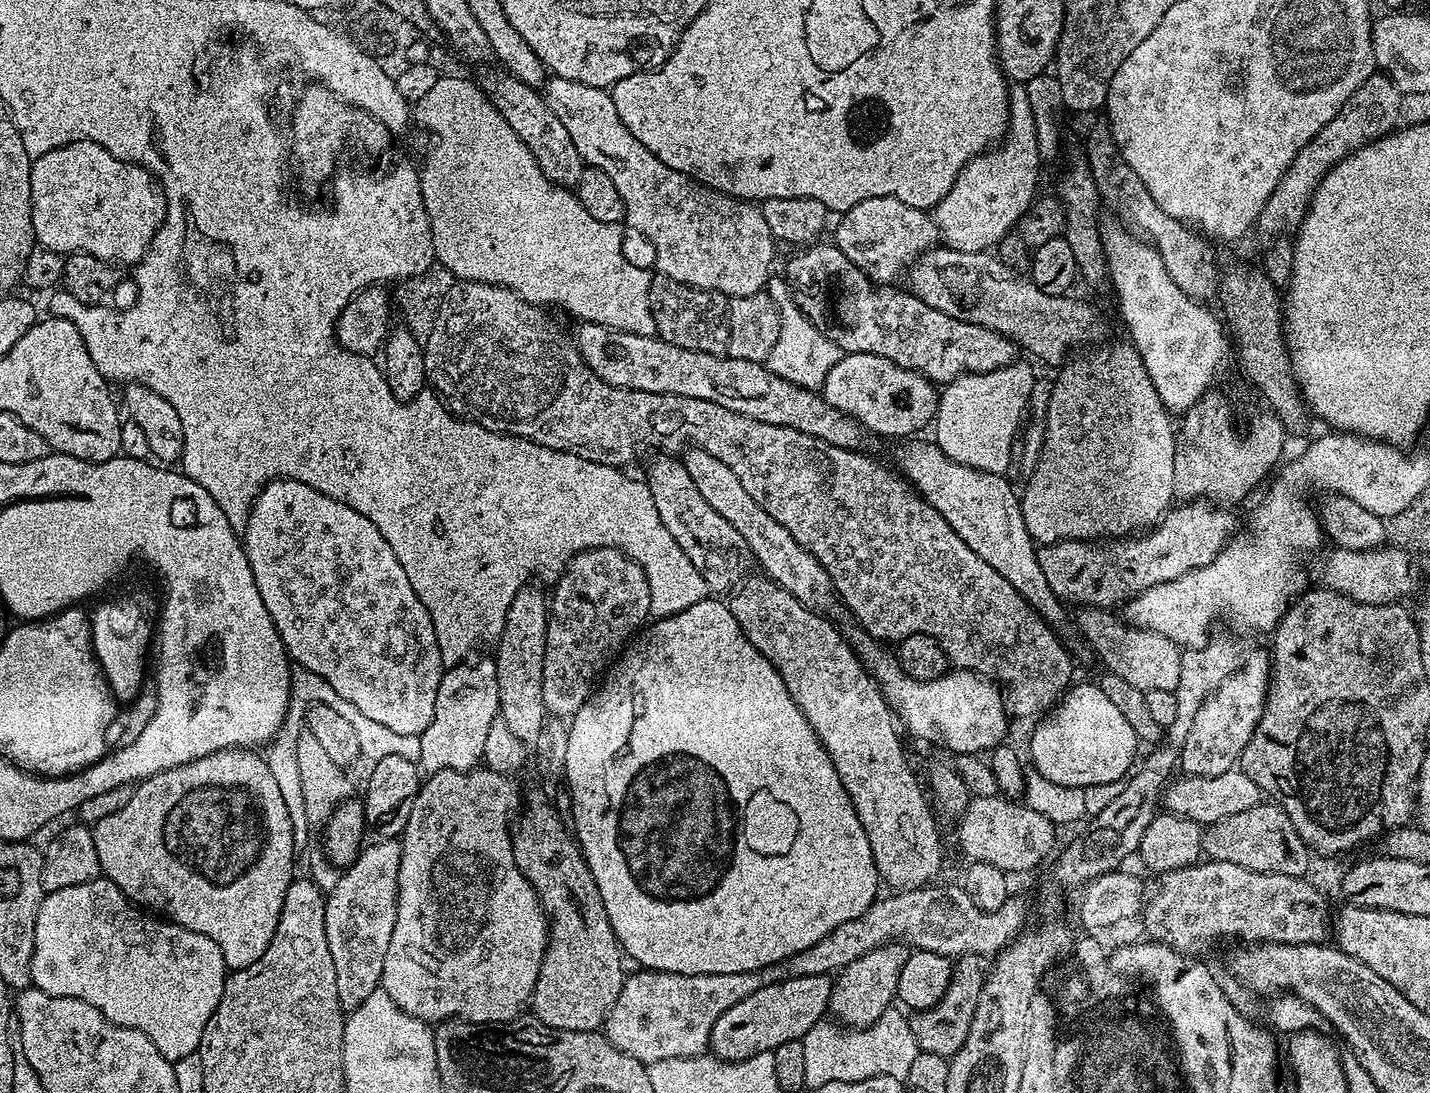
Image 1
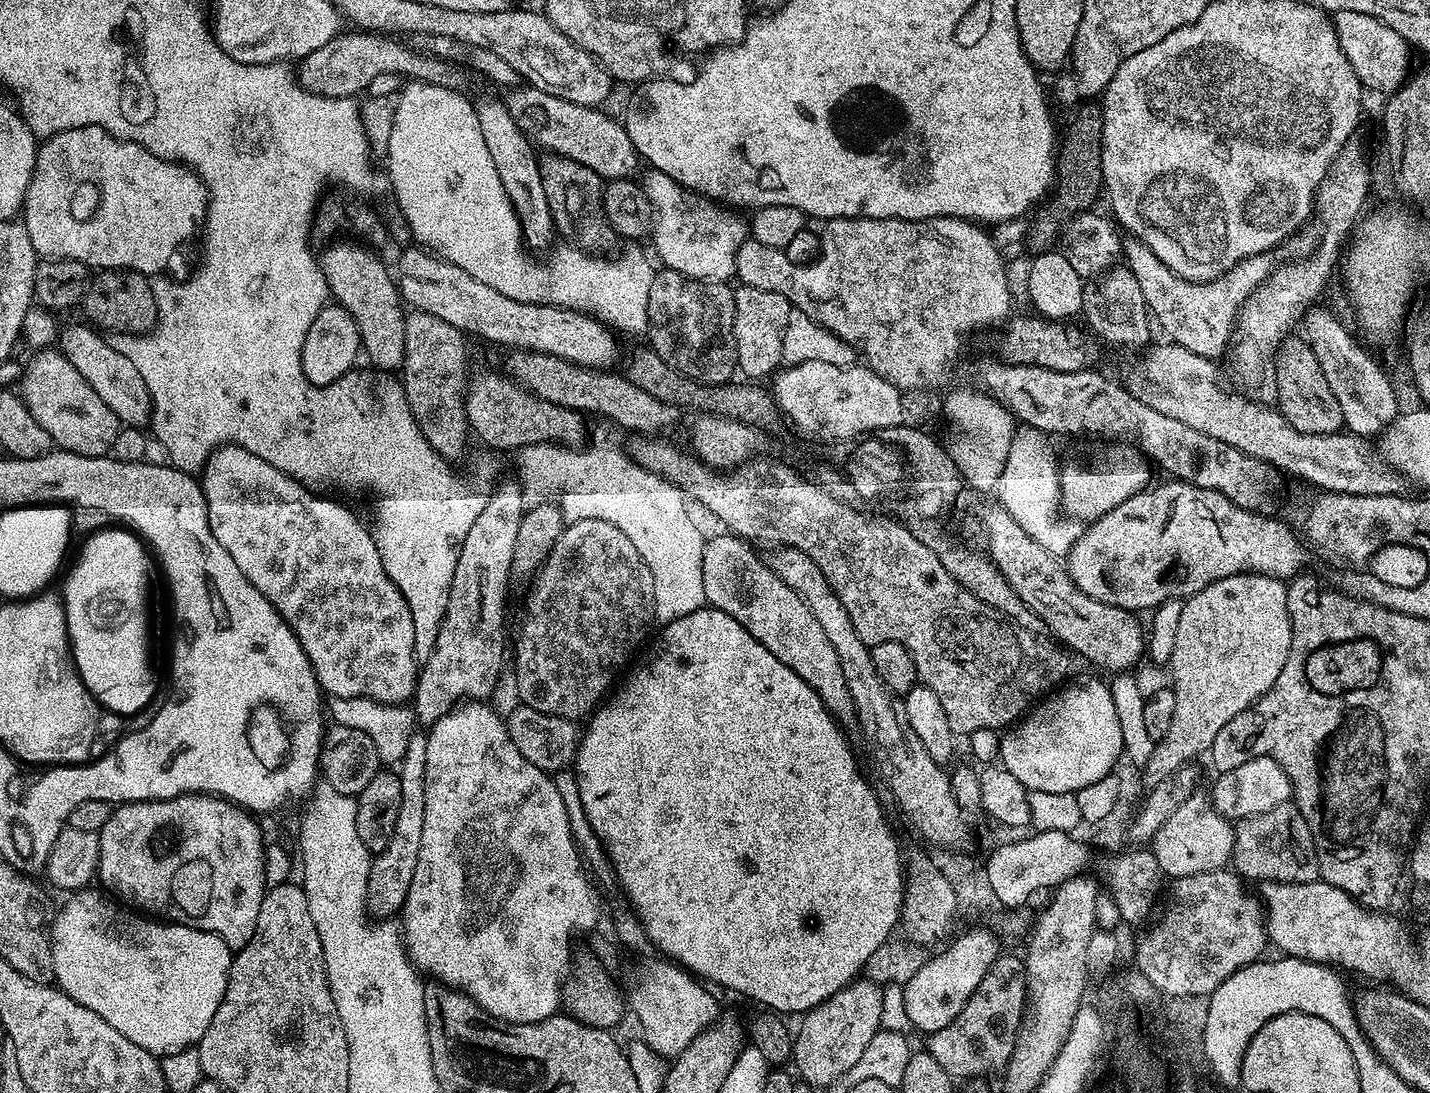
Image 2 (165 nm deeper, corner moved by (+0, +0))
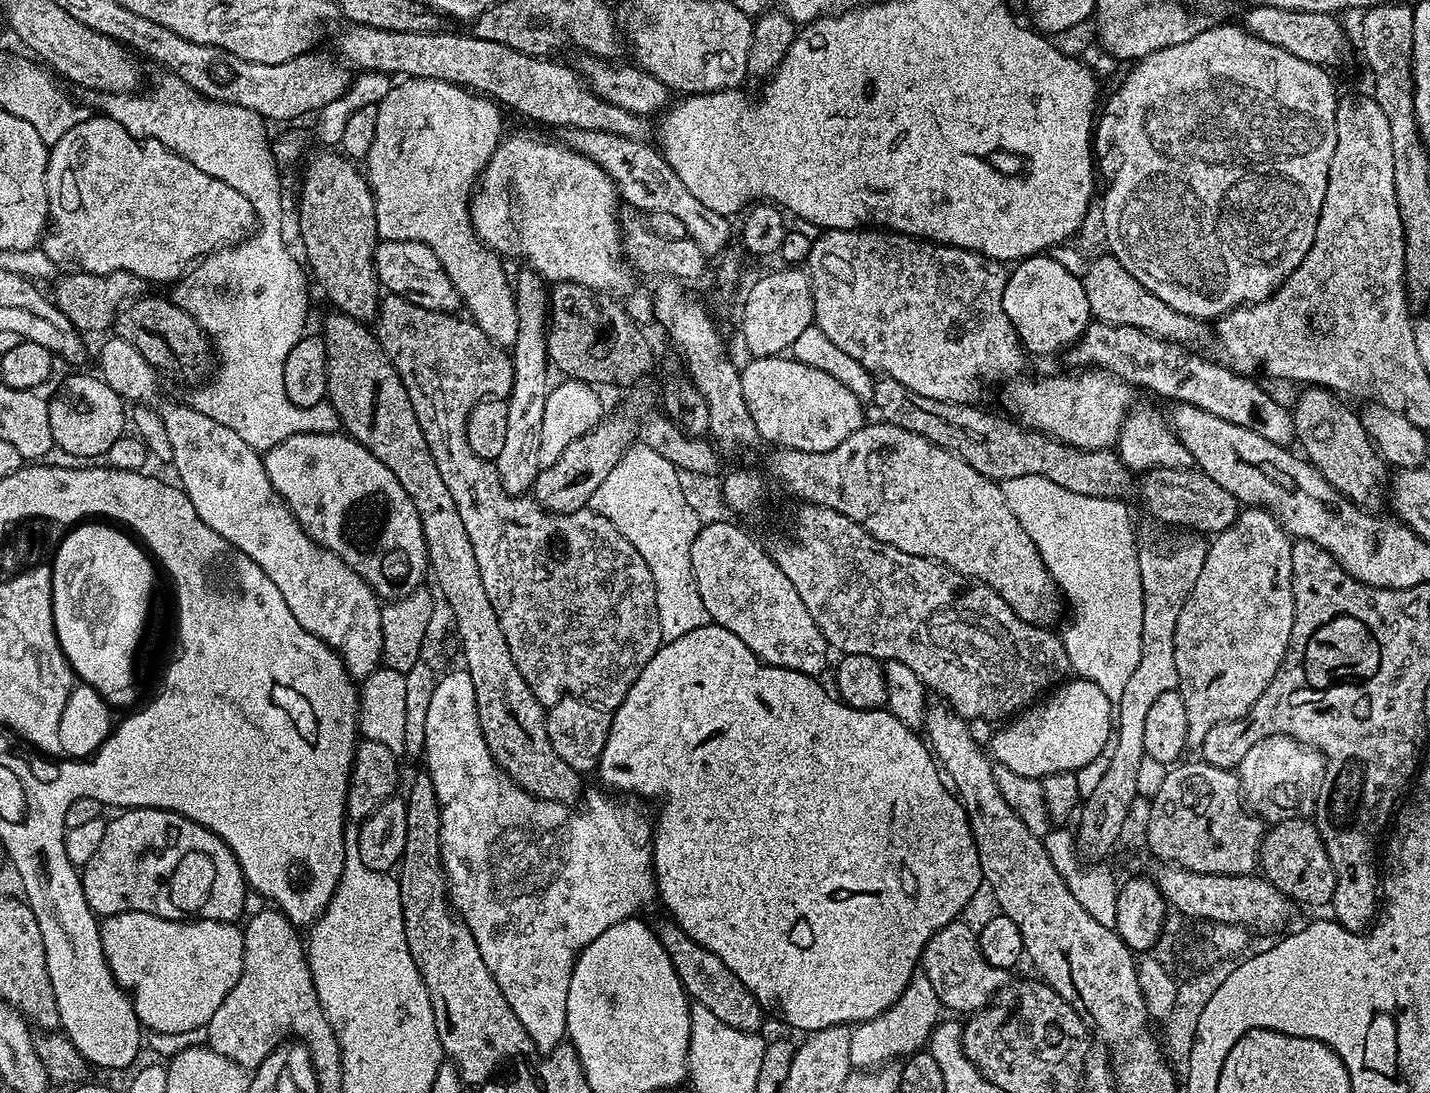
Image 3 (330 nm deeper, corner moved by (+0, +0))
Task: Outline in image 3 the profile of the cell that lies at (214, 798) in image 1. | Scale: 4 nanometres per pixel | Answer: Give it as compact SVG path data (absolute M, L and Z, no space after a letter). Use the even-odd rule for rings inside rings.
M130 808L116 815L120 816L107 821L106 835L94 858L82 865L82 890L97 917L119 912L145 912L167 920L187 921L195 914L202 920L239 921L244 912L244 875L230 846L226 846L218 834L177 812L167 812L165 808Z

